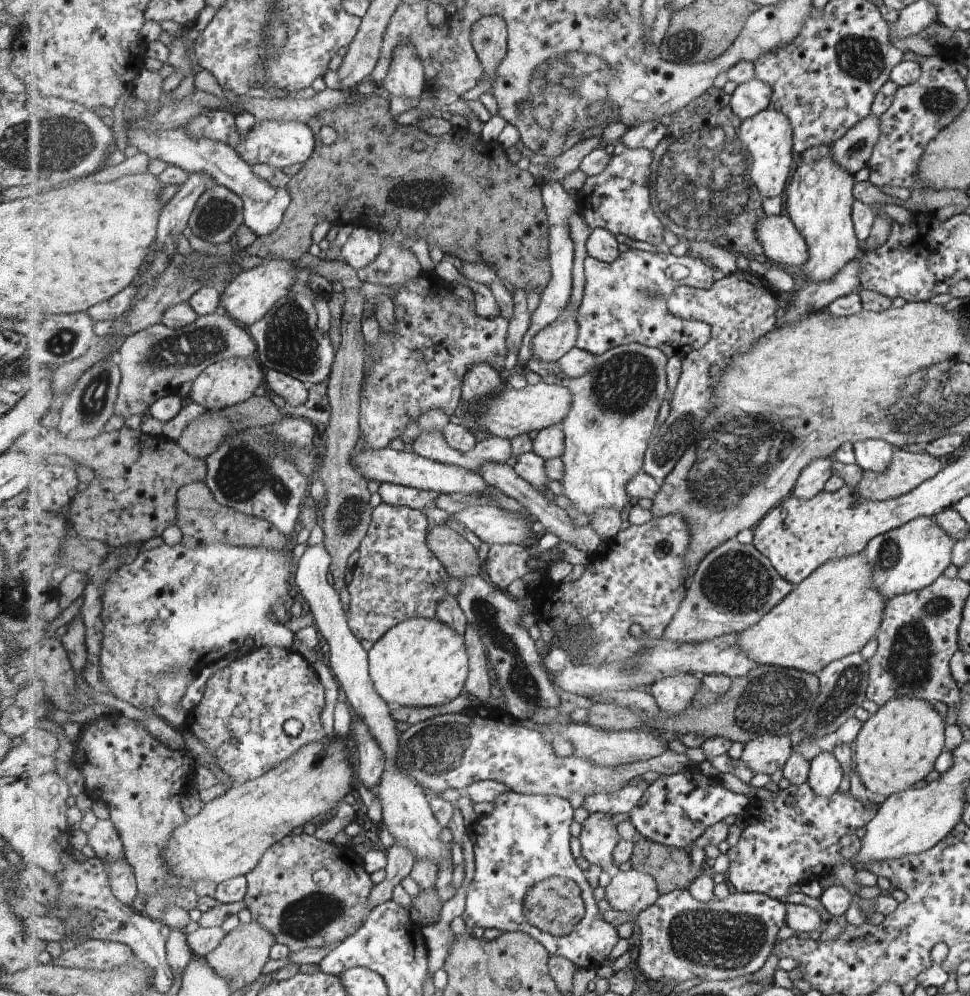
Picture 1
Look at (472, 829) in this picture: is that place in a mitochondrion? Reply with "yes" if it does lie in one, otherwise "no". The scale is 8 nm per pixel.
no

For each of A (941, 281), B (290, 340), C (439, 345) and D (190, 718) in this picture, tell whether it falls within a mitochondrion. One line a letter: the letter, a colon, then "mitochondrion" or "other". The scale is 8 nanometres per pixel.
A: other
B: mitochondrion
C: other
D: other

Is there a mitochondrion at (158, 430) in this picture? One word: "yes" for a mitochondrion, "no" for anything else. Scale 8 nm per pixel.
no

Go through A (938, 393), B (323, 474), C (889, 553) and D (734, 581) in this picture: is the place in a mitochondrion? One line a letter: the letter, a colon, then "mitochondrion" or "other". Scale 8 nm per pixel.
A: mitochondrion
B: other
C: mitochondrion
D: mitochondrion

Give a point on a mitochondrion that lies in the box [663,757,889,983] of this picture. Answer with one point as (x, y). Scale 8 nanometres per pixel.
(722, 940)

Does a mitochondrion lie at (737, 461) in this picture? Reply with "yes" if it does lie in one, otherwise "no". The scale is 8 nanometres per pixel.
yes

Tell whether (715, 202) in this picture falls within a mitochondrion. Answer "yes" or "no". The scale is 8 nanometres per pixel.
yes

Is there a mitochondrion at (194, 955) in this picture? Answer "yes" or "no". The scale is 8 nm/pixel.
no

